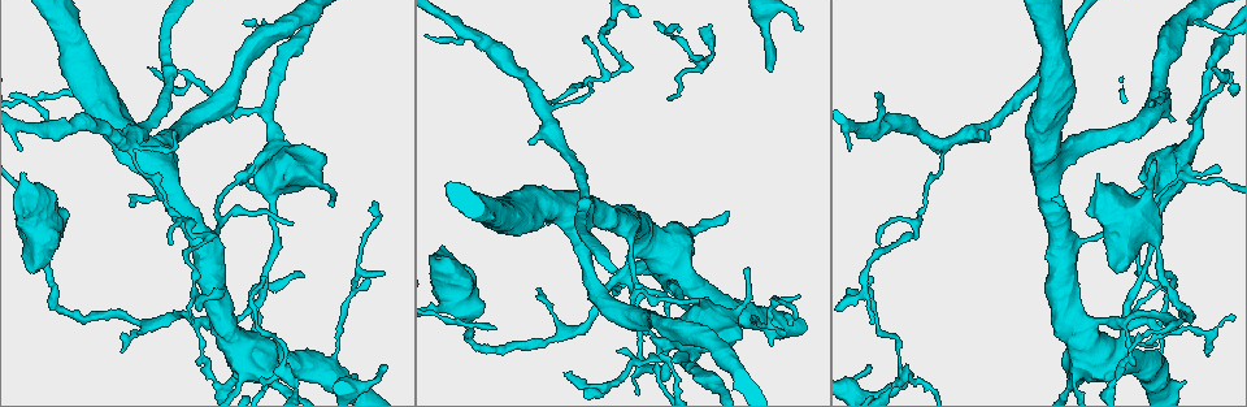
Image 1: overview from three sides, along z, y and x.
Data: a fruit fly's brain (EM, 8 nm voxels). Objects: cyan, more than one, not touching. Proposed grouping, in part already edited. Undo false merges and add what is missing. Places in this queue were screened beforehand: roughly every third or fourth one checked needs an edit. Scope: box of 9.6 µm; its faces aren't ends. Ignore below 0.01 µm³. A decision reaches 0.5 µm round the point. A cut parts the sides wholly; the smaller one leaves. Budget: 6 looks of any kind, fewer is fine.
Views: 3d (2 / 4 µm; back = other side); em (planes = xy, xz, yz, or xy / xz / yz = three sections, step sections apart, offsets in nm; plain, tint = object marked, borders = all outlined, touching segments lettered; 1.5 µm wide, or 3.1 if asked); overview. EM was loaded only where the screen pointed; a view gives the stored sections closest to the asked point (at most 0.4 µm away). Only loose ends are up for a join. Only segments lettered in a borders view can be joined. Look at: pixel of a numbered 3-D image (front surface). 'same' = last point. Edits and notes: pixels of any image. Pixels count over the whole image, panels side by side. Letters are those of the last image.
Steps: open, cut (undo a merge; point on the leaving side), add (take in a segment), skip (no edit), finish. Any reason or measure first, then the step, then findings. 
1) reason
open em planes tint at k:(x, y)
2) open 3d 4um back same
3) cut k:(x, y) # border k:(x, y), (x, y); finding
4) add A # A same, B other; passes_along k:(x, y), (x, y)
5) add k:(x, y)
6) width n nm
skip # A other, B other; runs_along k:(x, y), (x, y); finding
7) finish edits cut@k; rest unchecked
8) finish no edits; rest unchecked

free end
open 3d 2um at 1:(771, 71)

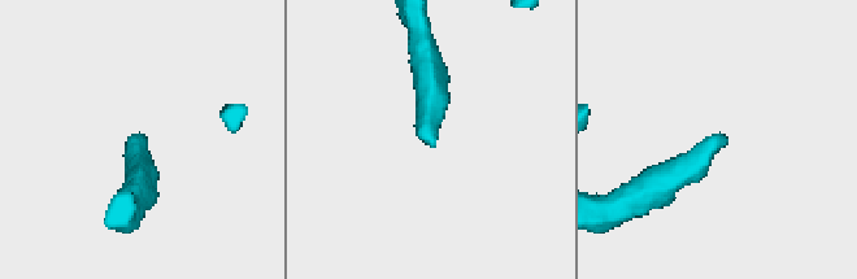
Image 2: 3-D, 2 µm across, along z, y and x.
need the tissue
open em yz step 4 tint at 2:(147, 142)

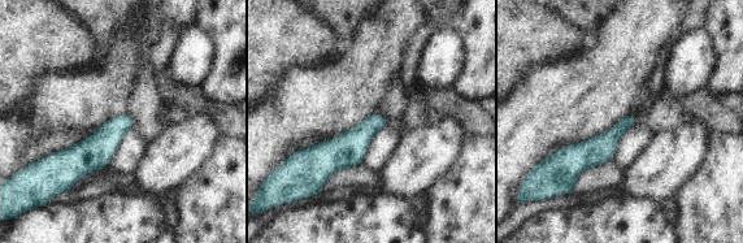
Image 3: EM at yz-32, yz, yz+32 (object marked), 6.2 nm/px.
open em planes borders same

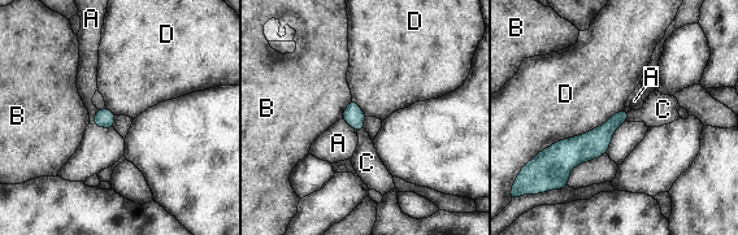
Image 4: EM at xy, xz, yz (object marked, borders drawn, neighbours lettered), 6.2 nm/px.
add C # A other, B other, C same, D other; passes_along 4:(597, 142), (628, 116), (659, 109); it goes on there

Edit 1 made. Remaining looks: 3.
tapers out
open 3d 4um at 1:(175, 133)

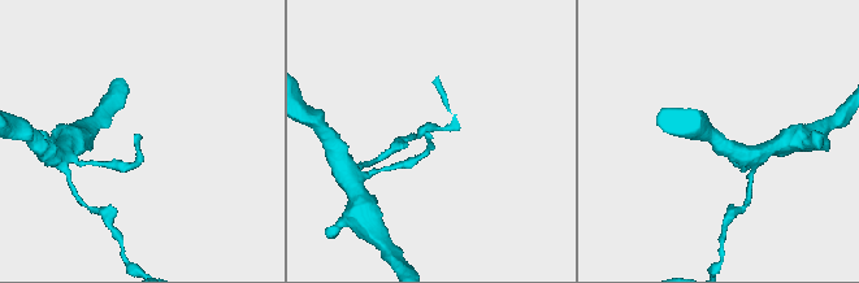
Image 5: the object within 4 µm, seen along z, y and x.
open em planes tint at 5:(141, 136)

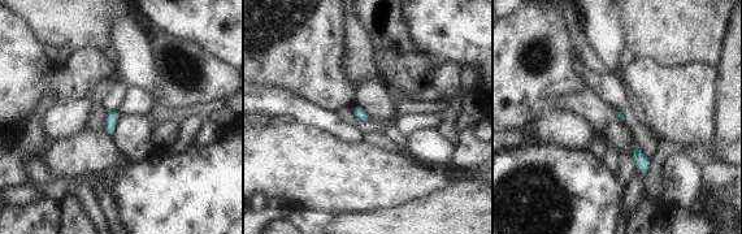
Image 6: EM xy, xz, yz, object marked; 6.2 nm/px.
what lies round it
open em planes borders same

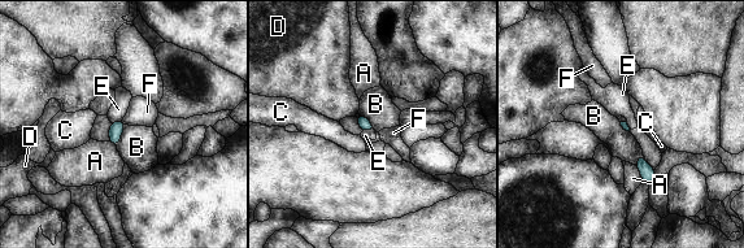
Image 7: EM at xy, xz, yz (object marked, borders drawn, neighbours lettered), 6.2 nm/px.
skip # A other, B other, C other, D other, E other, F other; border 7:(126, 125), (116, 147); none of them fits

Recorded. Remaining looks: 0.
finish edits add@4; rest unchecked

